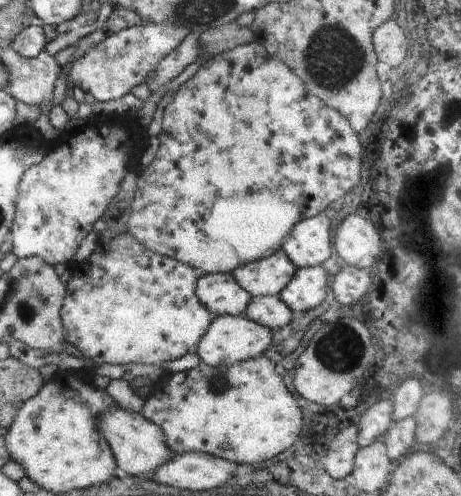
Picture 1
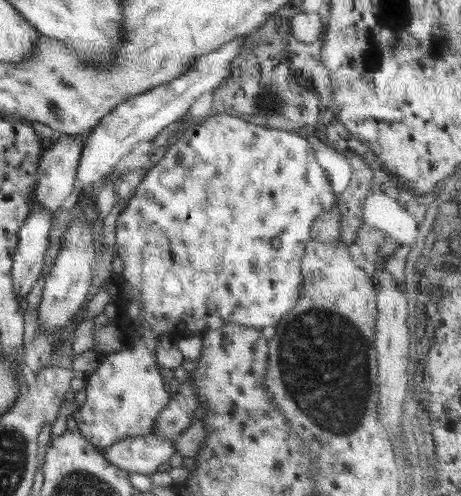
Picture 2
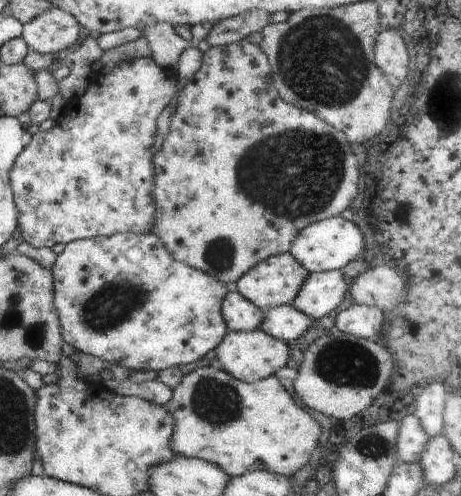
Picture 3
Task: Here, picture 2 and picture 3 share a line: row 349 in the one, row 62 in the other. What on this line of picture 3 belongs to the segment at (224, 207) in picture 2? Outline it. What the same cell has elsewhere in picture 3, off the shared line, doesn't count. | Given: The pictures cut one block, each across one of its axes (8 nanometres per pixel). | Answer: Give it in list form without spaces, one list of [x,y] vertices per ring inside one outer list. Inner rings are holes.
[[[126,57],[118,67],[108,73],[93,70],[87,92],[78,100],[76,108],[68,108],[63,112],[62,119],[56,122],[48,132],[36,132],[31,136],[27,148],[16,158],[12,169],[12,188],[14,199],[19,216],[17,224],[22,233],[22,240],[33,248],[53,247],[57,244],[69,244],[79,239],[92,239],[110,237],[117,233],[145,234],[151,231],[155,222],[156,206],[153,196],[153,183],[155,178],[155,165],[153,154],[150,150],[155,142],[158,131],[157,121],[164,108],[170,103],[173,97],[177,96],[178,77],[176,73],[158,67],[158,64],[150,58]]]

